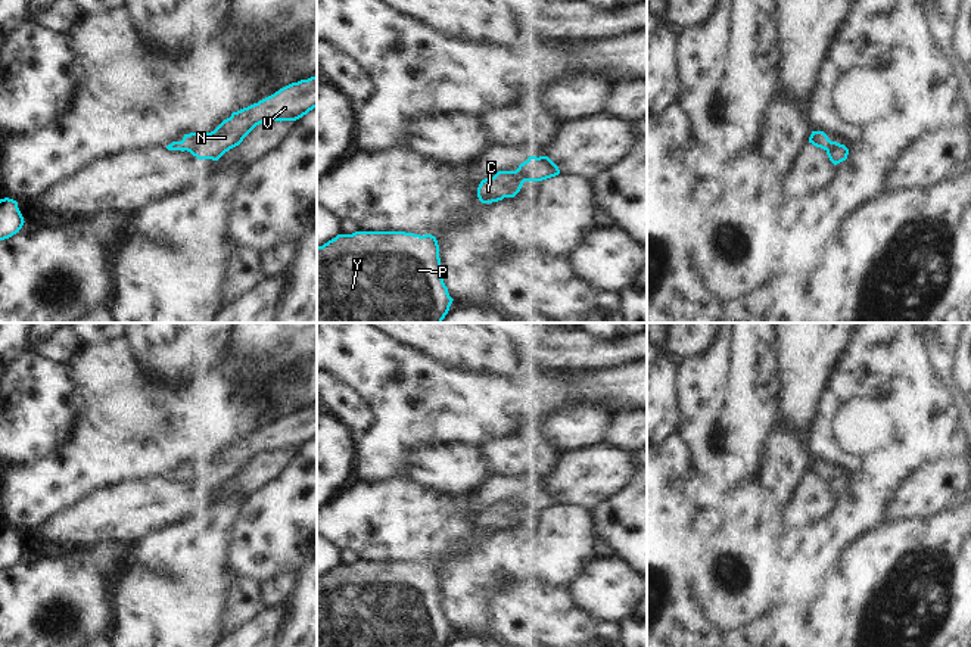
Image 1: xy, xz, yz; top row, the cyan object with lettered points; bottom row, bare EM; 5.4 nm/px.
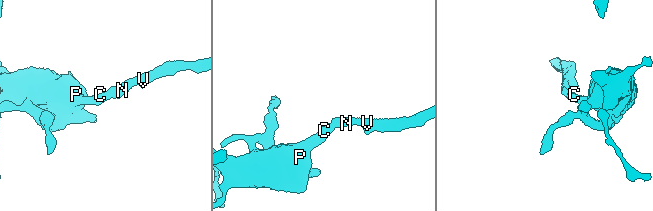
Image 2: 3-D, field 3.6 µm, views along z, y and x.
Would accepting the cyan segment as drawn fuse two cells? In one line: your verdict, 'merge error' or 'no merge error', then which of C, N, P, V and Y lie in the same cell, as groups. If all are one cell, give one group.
no merge error; groups C N P V Y

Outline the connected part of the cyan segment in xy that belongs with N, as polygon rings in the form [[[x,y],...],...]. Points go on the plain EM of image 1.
[[[317,407],[292,413],[274,424],[233,442],[211,463],[184,464],[168,480],[187,480],[197,489],[218,491],[225,482],[239,476],[259,454],[267,451],[296,451],[317,438]]]

